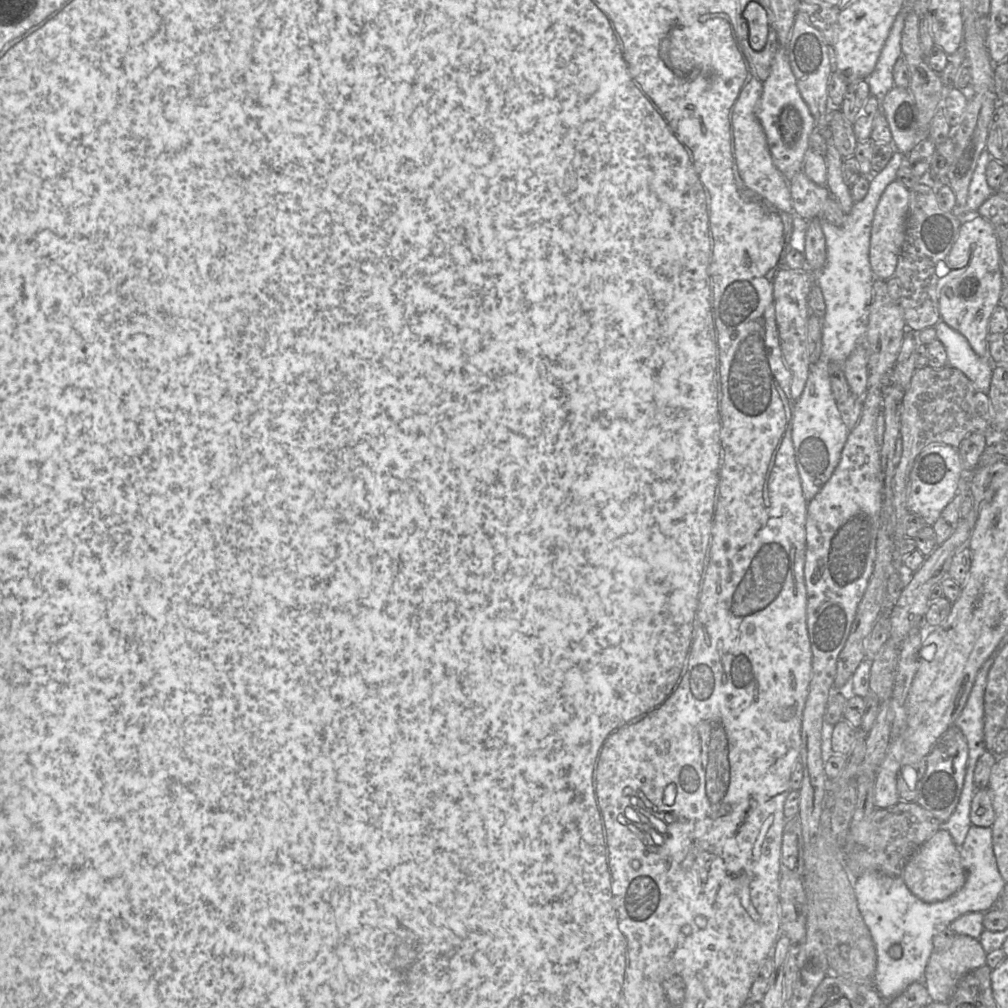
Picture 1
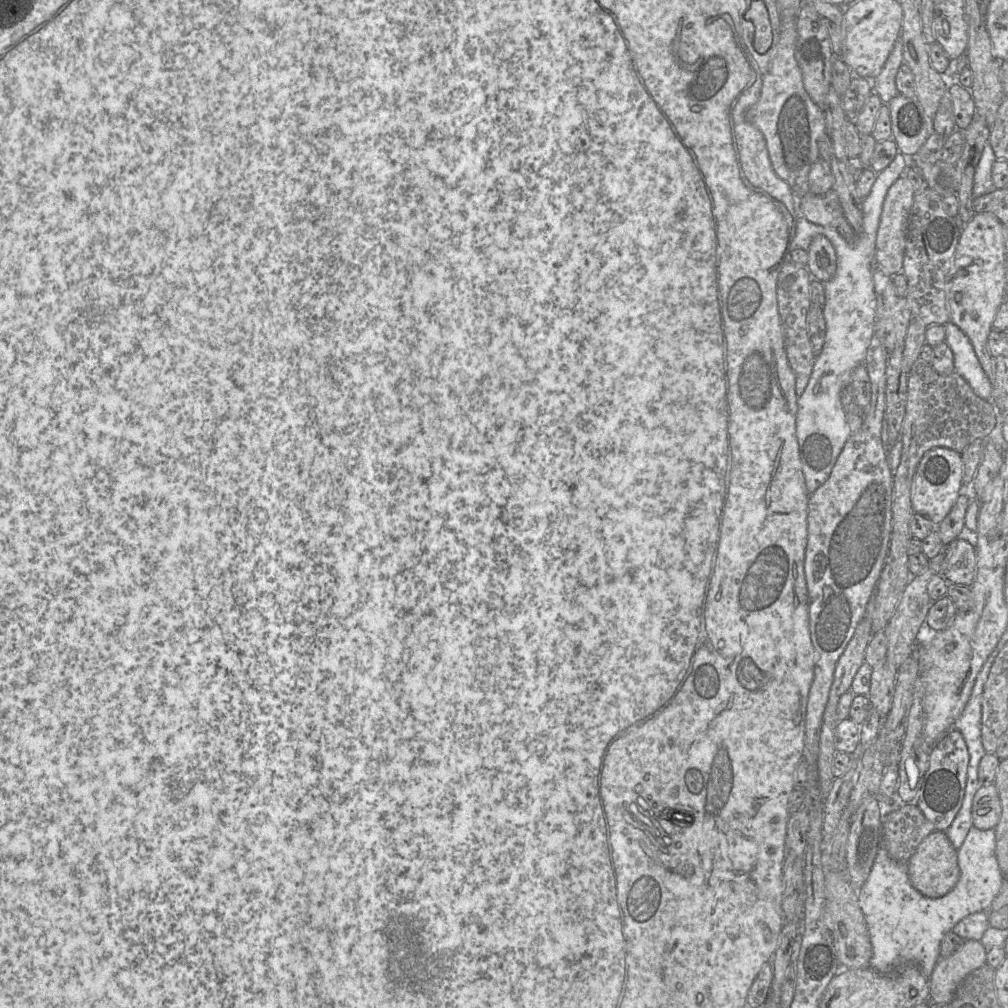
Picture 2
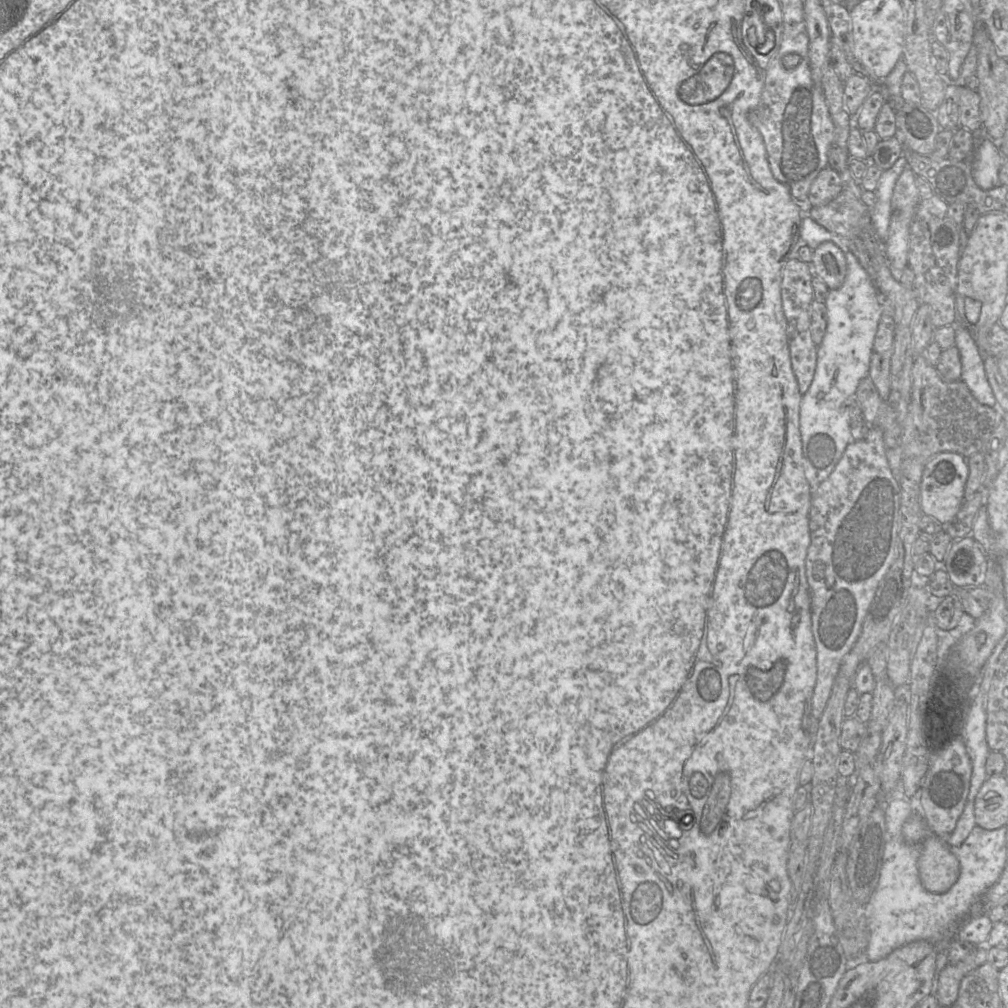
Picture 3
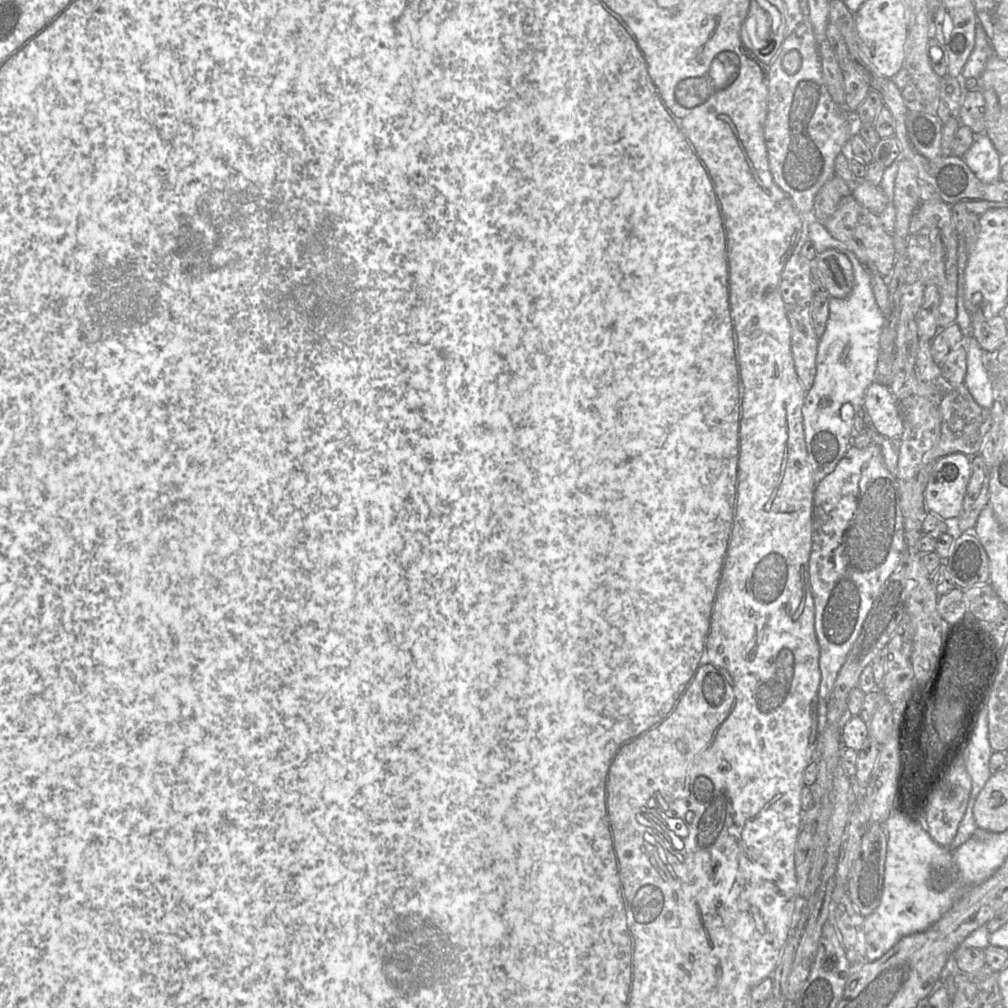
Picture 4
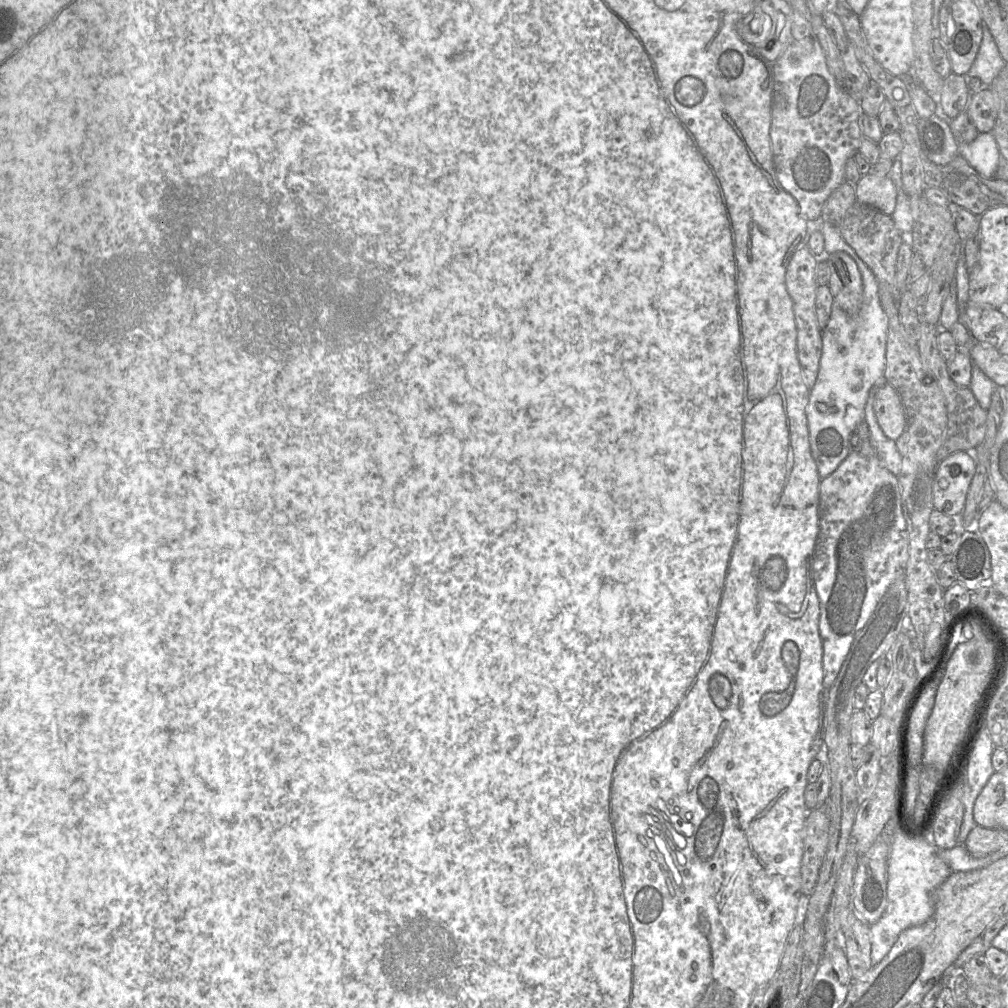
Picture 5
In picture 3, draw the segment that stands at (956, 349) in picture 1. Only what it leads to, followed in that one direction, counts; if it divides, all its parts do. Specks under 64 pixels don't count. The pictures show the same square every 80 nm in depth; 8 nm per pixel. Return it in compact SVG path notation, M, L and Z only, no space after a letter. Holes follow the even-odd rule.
M957 322L953 326L955 328L955 346L959 350L961 358L961 380L965 382L979 403L997 407L984 369L983 352L965 327Z

